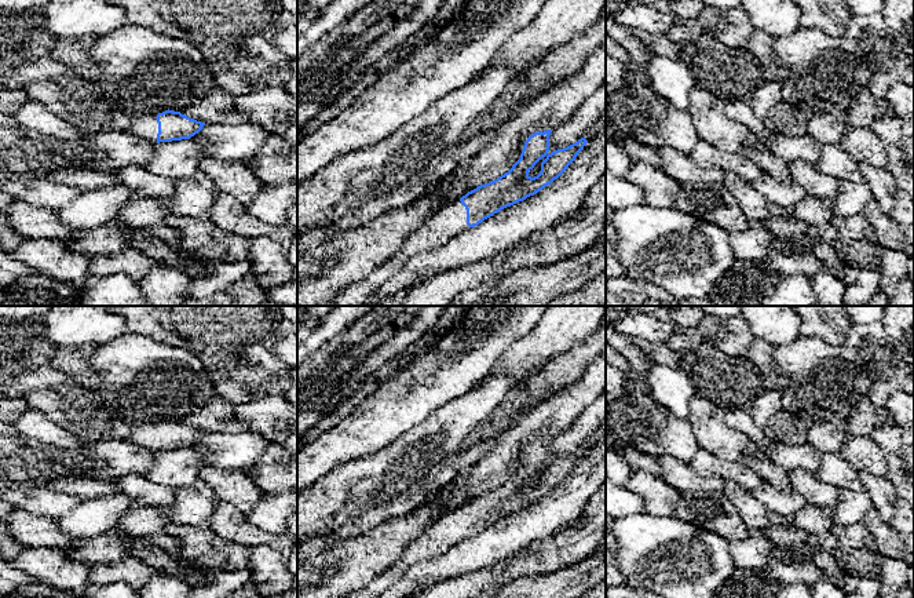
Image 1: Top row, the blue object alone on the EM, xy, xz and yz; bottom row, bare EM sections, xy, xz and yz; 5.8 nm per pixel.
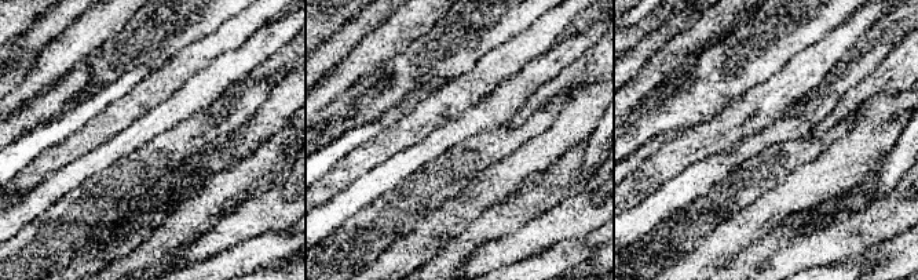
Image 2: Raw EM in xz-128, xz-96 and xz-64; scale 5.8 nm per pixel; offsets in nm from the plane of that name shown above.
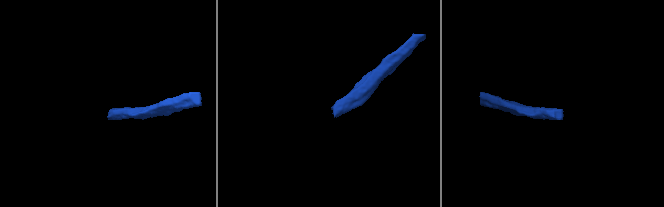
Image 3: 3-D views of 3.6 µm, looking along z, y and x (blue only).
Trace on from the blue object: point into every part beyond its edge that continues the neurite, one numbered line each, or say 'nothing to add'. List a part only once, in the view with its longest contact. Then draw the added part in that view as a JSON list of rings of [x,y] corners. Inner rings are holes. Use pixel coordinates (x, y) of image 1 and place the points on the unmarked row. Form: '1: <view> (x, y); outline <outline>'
1: xy (146, 436); outline [[[154,419],[151,424],[134,424],[131,427],[131,442],[147,451],[157,451],[158,431],[157,423],[162,419]]]

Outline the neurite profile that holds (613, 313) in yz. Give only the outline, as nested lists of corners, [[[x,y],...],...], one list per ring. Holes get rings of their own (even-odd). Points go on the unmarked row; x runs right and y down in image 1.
[[[606,306],[606,322],[615,324],[629,313],[639,311],[639,306]]]

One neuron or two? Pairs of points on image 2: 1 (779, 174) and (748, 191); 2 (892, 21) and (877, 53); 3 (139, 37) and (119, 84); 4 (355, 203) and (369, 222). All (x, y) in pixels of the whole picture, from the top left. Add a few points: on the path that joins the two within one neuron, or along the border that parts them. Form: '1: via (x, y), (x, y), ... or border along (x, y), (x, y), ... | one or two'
1: via (771, 174), (764, 174), (756, 182) | one
2: border along (896, 42), (877, 42), (854, 57) | two
3: border along (150, 69), (136, 66), (97, 91) | two
4: border along (372, 203), (355, 213), (335, 231) | two

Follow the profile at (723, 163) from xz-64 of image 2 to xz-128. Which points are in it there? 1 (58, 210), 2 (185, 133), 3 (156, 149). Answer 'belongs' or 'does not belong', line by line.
1: does not belong
2: does not belong
3: does not belong

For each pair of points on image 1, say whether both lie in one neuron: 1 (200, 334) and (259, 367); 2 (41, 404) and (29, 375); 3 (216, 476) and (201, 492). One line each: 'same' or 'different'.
1: different
2: different
3: different

